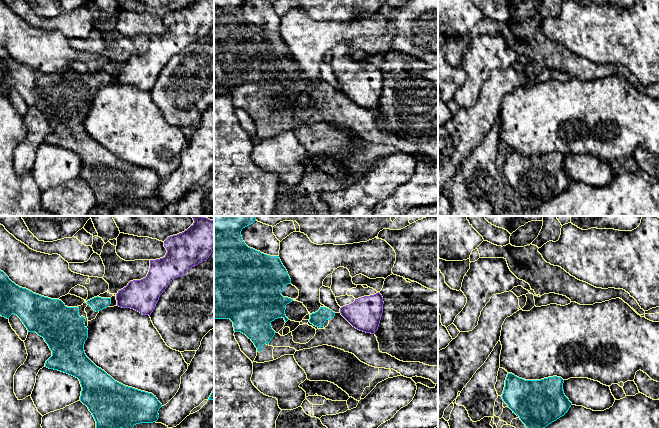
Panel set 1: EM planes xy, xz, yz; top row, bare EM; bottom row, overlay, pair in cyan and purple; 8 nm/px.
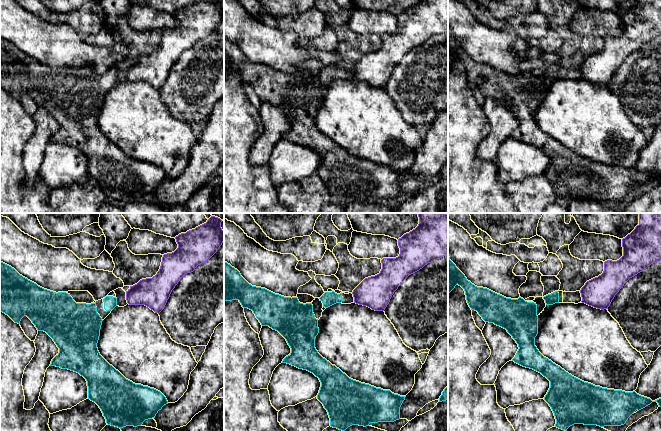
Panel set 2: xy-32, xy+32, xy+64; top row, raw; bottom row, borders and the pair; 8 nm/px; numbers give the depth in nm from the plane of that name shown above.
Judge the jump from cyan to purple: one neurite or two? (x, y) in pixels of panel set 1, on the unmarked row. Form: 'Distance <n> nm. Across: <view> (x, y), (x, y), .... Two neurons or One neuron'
Distance 50 nm. Across: xy (110, 74), (116, 74). Two neurons

